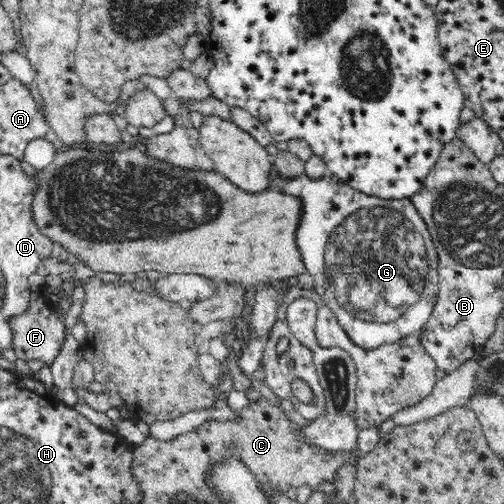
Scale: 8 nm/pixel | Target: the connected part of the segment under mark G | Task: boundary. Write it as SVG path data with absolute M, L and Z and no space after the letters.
M272 172L271 176L270 188L299 196L303 202L296 240L307 268L306 274L312 278L312 288L332 310L340 327L356 347L376 350L408 336L419 338L436 303L439 272L437 248L412 201L368 196L332 174L320 180L312 180L305 174L295 179L280 179L276 172Z

